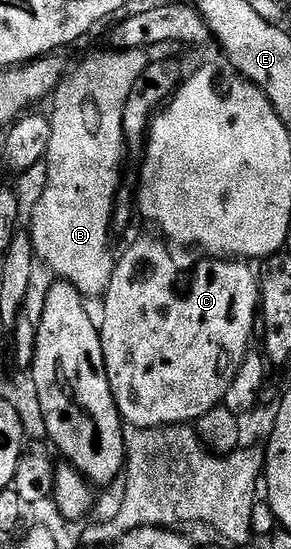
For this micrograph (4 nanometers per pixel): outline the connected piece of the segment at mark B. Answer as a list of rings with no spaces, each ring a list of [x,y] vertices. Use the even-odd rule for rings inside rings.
[[[129,48],[127,50],[111,50],[112,52],[96,52],[93,56],[88,56],[76,69],[72,72],[72,77],[61,79],[56,85],[54,93],[54,101],[56,100],[56,109],[50,112],[52,121],[52,133],[48,139],[48,151],[46,153],[46,179],[43,181],[44,193],[40,196],[40,201],[36,204],[36,209],[32,212],[32,226],[30,225],[30,233],[32,235],[32,244],[35,255],[38,257],[39,263],[45,264],[50,271],[56,275],[65,284],[72,284],[85,298],[103,297],[108,291],[110,282],[112,281],[112,270],[114,267],[114,255],[112,256],[112,236],[114,229],[112,224],[113,209],[118,203],[116,196],[116,183],[120,180],[120,163],[124,160],[124,148],[126,149],[126,141],[123,134],[123,108],[126,106],[127,99],[130,96],[130,90],[134,87],[135,80],[144,70],[146,70],[150,56],[147,51],[138,48]]]

